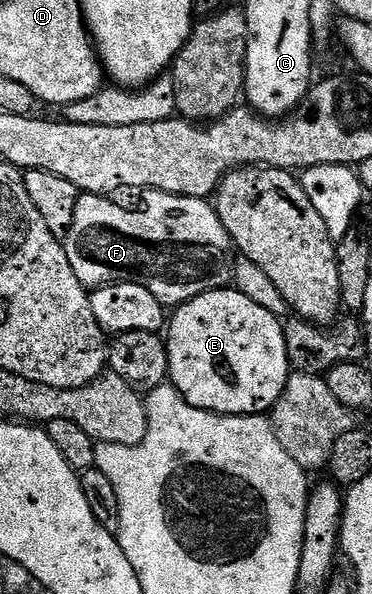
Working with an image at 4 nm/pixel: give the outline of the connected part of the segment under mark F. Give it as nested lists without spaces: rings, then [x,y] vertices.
[[[149,192],[138,206],[124,206],[113,196],[82,193],[75,204],[75,220],[63,238],[67,260],[86,288],[111,282],[137,282],[158,298],[162,306],[176,308],[209,290],[224,290],[233,280],[235,247],[223,228],[214,203],[204,198]]]

